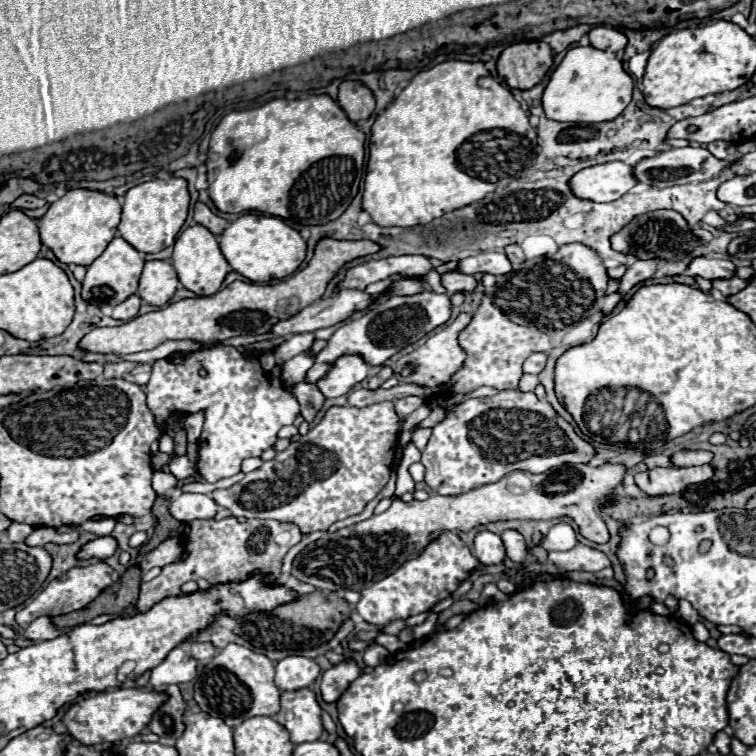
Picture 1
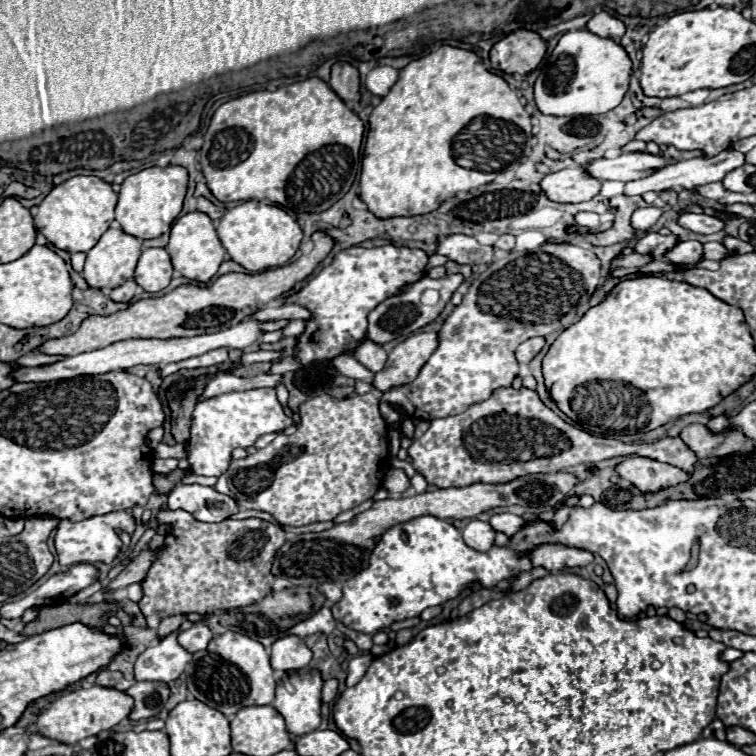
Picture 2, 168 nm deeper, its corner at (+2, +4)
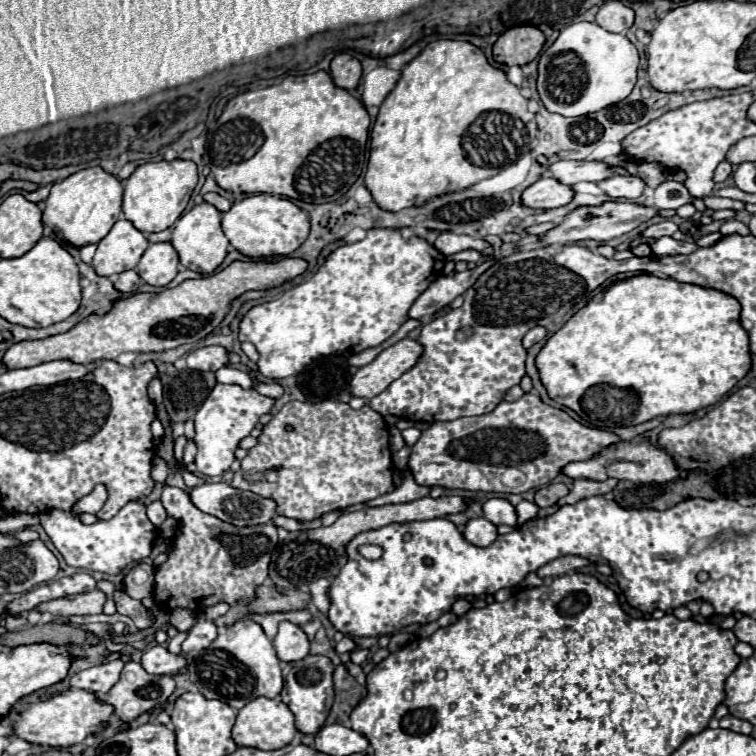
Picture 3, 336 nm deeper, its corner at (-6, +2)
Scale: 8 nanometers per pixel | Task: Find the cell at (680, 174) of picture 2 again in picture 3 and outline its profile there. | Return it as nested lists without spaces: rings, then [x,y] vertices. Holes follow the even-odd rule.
[[[613,174],[613,178],[605,178],[601,182],[597,182],[597,186],[611,198],[639,198],[645,192],[645,182],[637,176],[619,176]]]

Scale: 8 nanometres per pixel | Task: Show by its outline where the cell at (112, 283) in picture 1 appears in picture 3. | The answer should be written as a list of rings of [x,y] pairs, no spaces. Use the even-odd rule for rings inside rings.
[[[117,220],[109,234],[97,244],[93,256],[93,268],[99,276],[121,274],[137,266],[139,258],[147,250],[149,240],[129,220]]]

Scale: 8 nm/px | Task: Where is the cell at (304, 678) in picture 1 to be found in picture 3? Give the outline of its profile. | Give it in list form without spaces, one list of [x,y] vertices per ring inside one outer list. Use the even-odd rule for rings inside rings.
[[[291,622],[279,624],[279,632],[273,638],[273,646],[275,646],[277,658],[283,662],[301,660],[309,654],[309,638],[305,636],[305,632],[299,626],[295,626]]]

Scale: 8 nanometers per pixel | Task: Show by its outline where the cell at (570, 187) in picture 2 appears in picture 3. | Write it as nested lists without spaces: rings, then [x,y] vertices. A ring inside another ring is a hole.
[[[539,178],[521,192],[521,204],[539,210],[565,206],[567,202],[571,202],[571,198],[573,198],[573,190],[565,184],[559,184],[553,178]]]

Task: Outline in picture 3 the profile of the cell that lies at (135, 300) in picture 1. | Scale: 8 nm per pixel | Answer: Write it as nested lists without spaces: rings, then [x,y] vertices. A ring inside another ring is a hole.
[[[125,270],[125,272],[115,276],[115,288],[119,292],[123,292],[123,294],[133,294],[139,288],[141,282],[143,280],[141,280],[141,276],[135,270]]]

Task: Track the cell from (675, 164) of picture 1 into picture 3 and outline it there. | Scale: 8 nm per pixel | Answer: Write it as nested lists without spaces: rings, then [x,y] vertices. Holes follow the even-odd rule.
[[[561,160],[555,162],[551,166],[547,166],[547,170],[543,172],[543,176],[551,176],[561,184],[577,184],[577,182],[597,182],[597,180],[605,180],[611,174],[625,174],[623,168],[617,166],[607,166],[603,162],[585,162],[585,160]]]

